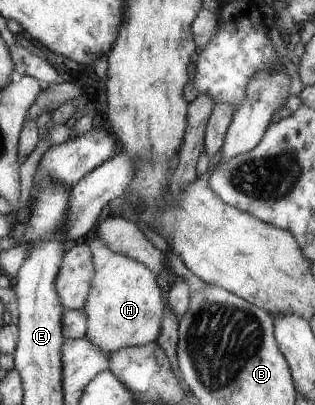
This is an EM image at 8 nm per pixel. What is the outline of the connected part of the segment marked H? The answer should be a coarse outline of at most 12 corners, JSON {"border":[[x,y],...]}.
{"border":[[87,240],[86,339],[110,360],[159,339],[164,298],[143,262]]}

